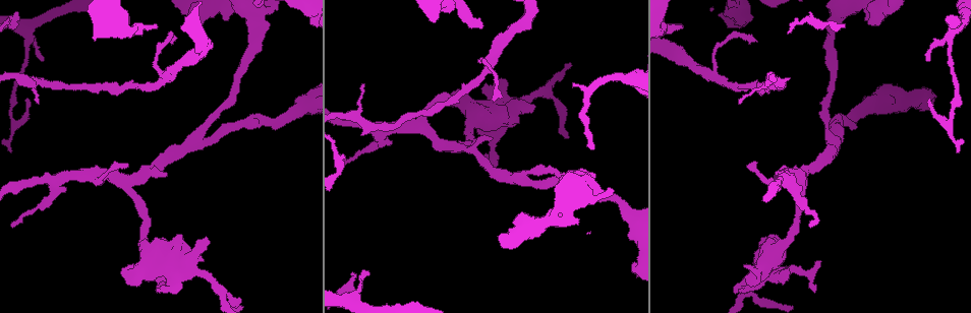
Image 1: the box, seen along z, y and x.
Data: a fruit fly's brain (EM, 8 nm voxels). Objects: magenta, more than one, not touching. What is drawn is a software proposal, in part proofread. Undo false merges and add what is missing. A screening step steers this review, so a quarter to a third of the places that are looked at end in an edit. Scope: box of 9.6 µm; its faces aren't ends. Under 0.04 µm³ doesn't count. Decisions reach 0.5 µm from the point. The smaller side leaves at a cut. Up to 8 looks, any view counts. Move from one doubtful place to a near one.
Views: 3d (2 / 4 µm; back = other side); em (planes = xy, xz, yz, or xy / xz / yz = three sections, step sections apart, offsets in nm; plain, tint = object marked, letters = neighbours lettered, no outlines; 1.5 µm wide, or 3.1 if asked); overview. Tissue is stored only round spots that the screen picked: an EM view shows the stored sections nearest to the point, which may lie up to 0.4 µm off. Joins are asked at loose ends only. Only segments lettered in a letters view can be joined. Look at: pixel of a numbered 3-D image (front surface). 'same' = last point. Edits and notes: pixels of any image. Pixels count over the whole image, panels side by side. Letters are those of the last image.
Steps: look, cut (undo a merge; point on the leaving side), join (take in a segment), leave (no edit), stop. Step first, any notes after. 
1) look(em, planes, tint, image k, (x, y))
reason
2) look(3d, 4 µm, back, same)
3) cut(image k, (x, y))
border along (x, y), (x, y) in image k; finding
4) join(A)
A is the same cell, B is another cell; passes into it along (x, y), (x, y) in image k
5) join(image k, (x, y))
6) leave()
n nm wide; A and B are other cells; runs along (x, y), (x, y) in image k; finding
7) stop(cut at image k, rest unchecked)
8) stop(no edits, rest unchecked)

look(em, planes, plain, image 1, (494, 100))
an open end

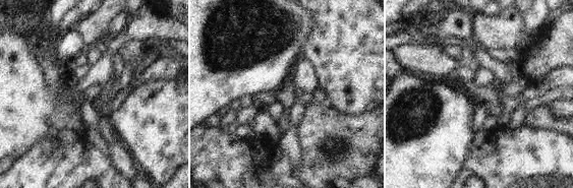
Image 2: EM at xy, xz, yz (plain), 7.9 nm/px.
look(em, planes, letters, same)
see the neighbours

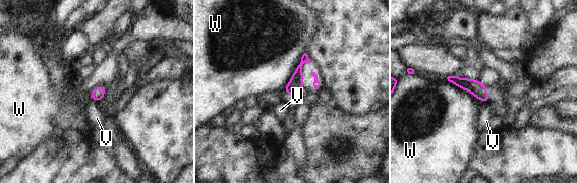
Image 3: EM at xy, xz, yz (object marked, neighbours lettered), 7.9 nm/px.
leave()
W touches over 360 nm; V and W are other cells; none of them fits

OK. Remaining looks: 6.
look(em, planes, plain, image 1, (680, 26))
branch stops here

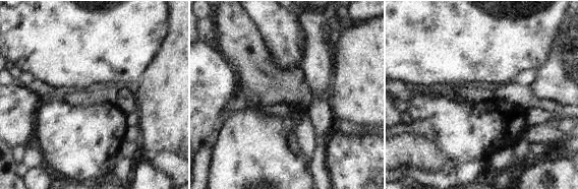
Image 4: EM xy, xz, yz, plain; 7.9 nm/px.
look(em, planes, letters, same)

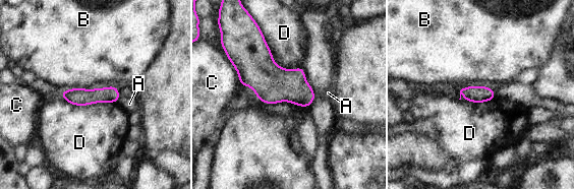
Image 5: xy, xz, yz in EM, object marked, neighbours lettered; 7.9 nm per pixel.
leave()
A, B, C and D are other cells; border along (261, 32), (277, 64), (300, 66) in image 5; no lettered segment goes on from it

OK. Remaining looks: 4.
look(em, planes, letters, image 1, (818, 260))
free end

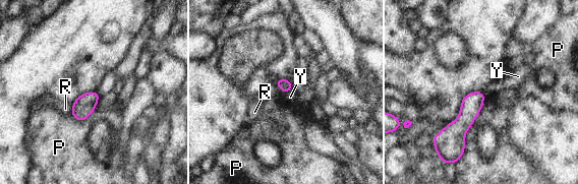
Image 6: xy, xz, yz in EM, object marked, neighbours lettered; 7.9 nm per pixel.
leave()
P, R and Y are other cells; no lettered segment goes on from it

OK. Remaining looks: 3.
stop(no edits, rest unchecked)

